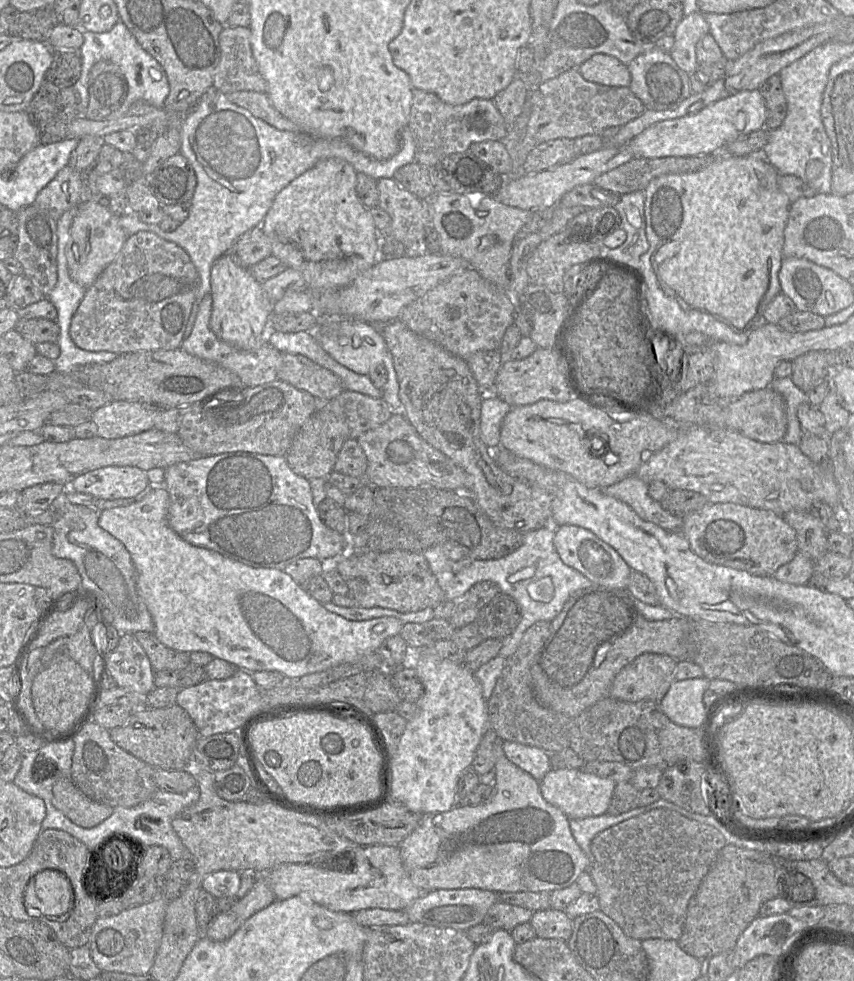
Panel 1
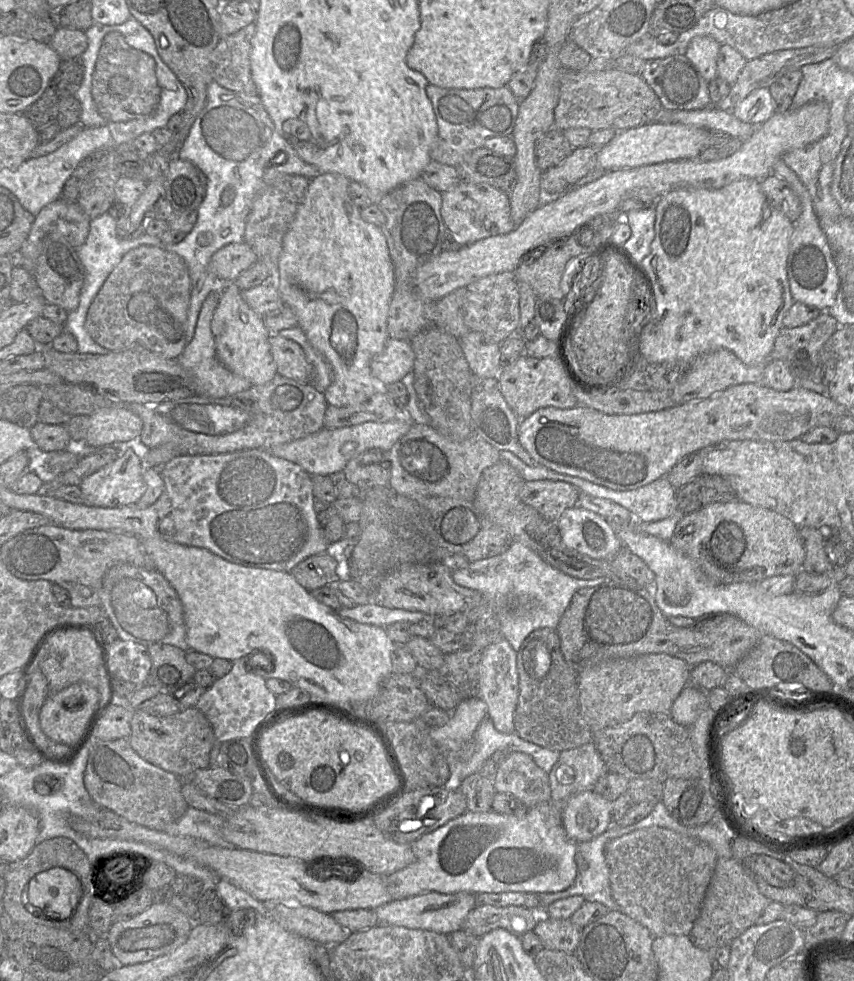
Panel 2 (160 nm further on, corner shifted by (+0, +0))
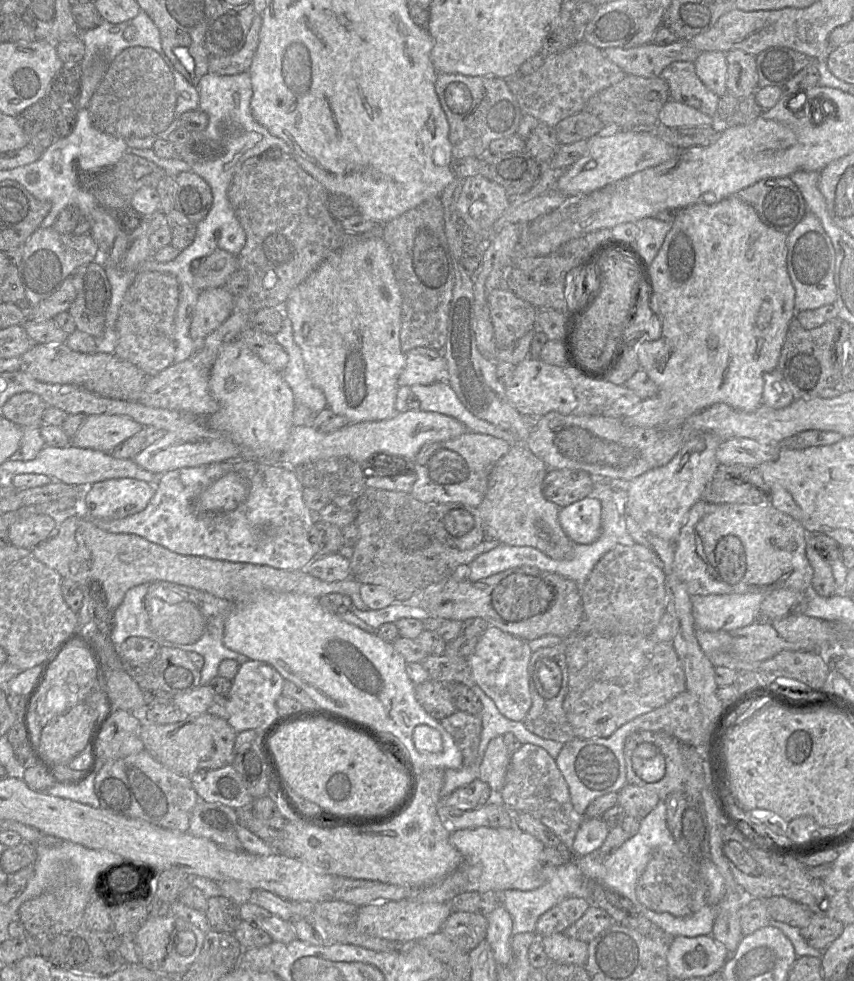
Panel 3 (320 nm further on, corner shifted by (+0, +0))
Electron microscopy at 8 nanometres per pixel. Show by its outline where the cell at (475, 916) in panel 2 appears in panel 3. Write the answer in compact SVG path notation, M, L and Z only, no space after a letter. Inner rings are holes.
M453 911L443 923L440 931L459 949L470 953L485 939L487 926L487 918L484 915Z

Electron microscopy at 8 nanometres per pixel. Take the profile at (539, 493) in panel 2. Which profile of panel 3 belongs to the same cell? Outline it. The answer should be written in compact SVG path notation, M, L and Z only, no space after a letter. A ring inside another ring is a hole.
M549 469L542 484L546 500L564 508L588 498L592 493L596 478L581 470Z

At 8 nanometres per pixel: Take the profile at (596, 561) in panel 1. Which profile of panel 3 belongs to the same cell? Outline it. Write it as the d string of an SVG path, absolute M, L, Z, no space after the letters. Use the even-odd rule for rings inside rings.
M585 498L564 508L558 514L559 523L575 544L591 544L601 535L601 502Z

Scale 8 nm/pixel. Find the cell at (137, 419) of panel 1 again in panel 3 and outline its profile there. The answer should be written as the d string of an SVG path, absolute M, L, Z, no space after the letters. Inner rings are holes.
M97 414L86 417L70 444L110 453L125 440L137 435L143 426L121 415Z

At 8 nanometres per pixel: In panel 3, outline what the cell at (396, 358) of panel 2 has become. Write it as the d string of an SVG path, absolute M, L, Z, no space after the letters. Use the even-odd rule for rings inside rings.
M416 347L405 353L405 367L399 386L429 385L446 378L446 361L442 350Z

